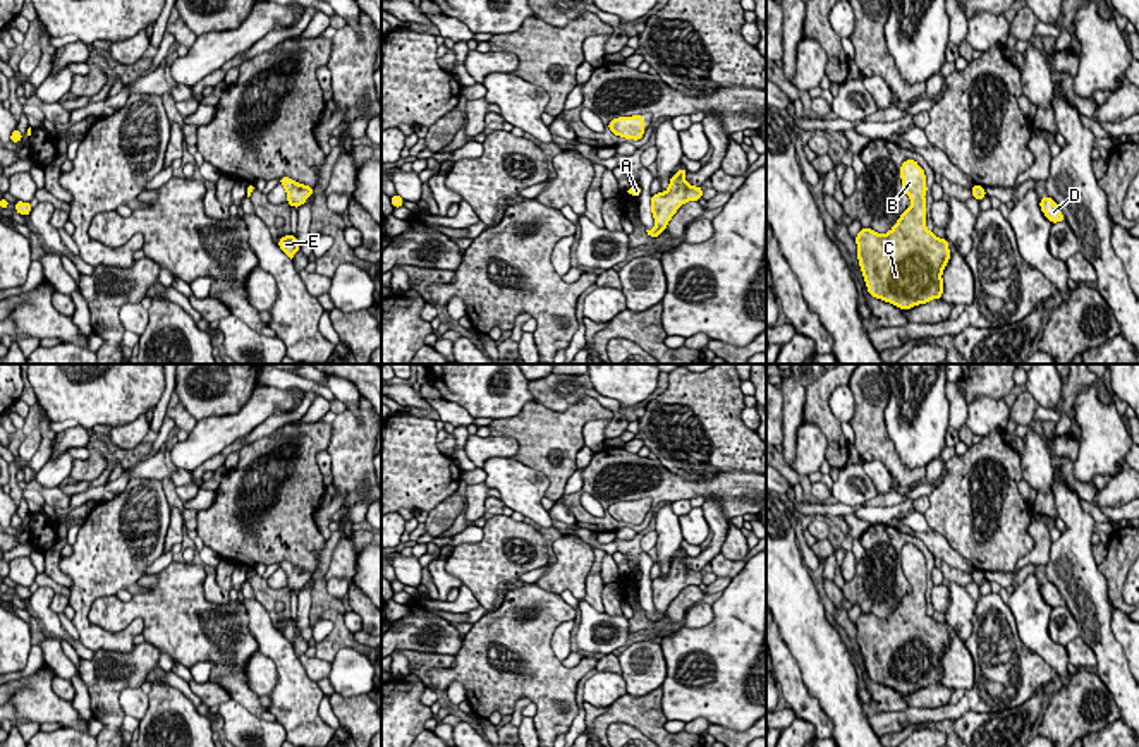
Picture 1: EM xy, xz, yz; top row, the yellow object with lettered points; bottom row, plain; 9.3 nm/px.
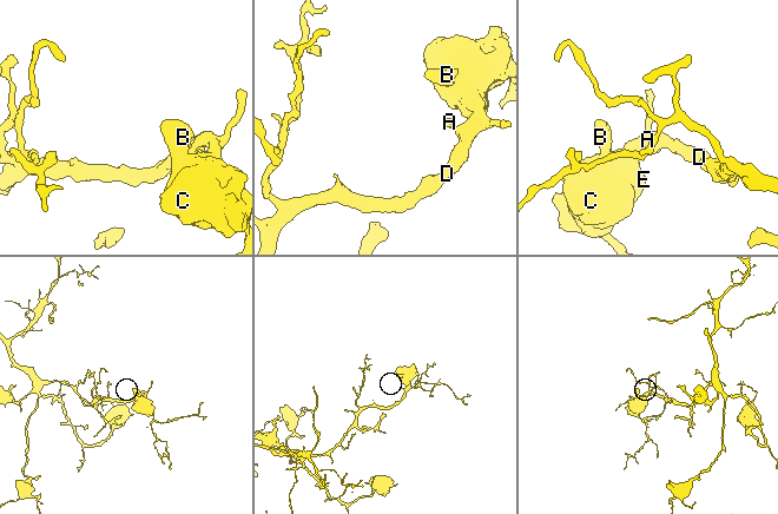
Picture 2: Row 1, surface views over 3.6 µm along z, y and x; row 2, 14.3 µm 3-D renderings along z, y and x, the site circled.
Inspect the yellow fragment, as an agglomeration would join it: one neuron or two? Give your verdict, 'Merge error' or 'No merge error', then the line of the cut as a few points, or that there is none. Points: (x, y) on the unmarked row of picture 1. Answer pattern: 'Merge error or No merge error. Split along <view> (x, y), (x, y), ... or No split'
No merge error. No split

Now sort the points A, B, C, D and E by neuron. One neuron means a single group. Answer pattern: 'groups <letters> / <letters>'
groups A B C D E

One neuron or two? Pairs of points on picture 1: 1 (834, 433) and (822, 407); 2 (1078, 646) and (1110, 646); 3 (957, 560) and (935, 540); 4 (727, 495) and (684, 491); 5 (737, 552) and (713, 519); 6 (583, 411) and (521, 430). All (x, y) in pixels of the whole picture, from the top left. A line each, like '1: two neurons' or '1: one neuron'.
1: one neuron
2: two neurons
3: one neuron
4: one neuron
5: two neurons
6: one neuron

